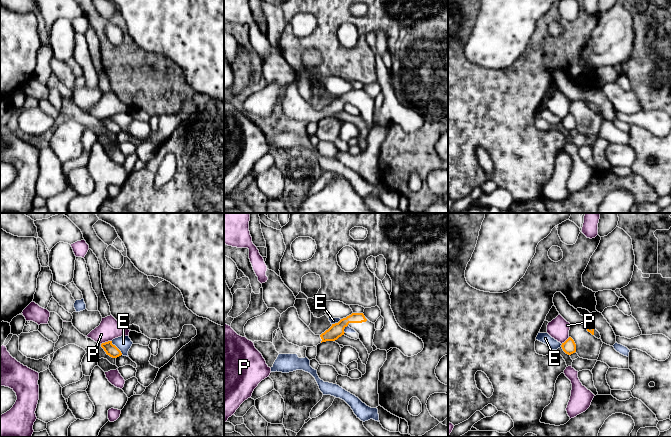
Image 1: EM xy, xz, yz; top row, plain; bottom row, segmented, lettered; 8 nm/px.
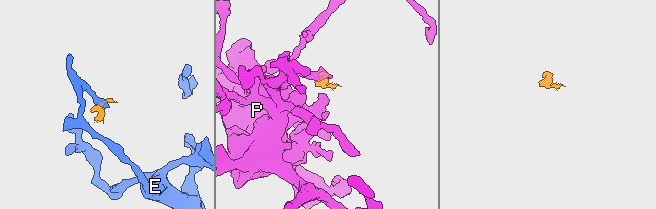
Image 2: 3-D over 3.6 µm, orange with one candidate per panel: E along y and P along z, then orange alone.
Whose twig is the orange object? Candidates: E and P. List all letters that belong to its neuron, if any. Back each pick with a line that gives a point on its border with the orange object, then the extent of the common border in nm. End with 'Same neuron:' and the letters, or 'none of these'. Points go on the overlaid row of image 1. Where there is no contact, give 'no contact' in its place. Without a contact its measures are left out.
Same neuron: none of these

